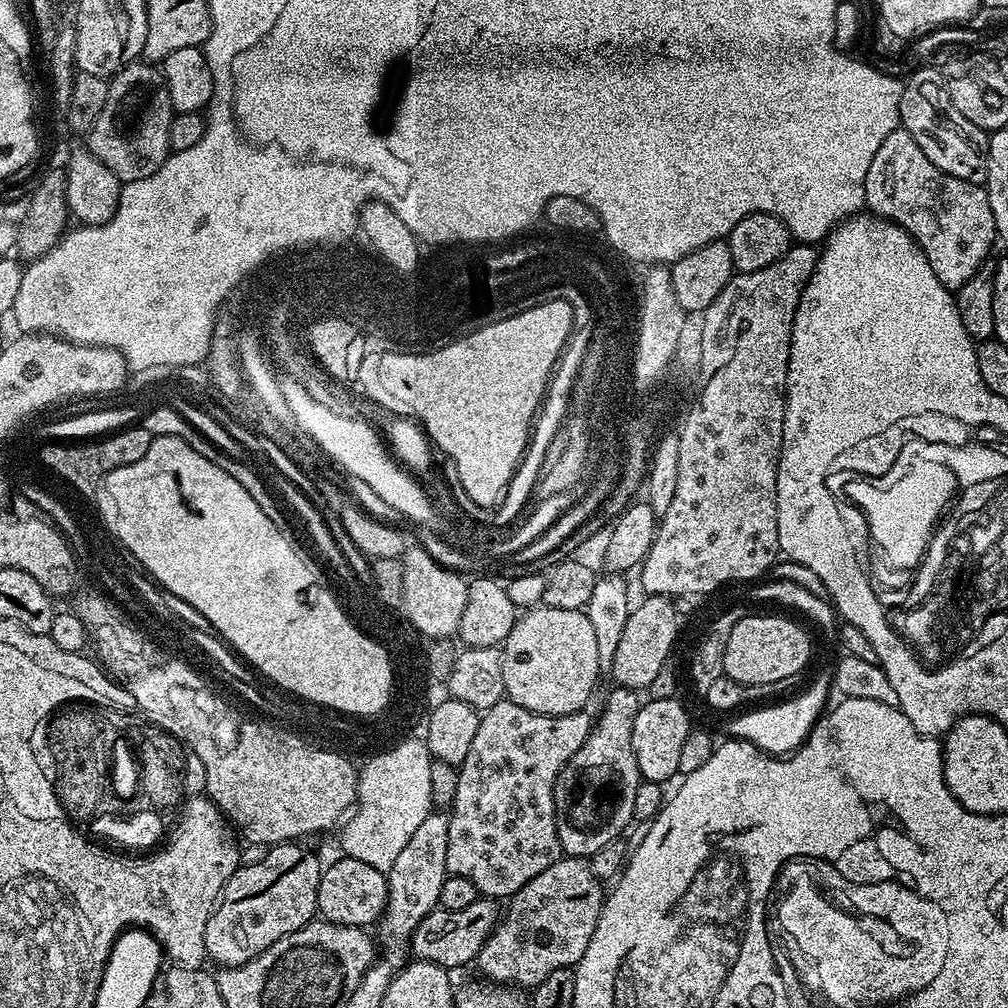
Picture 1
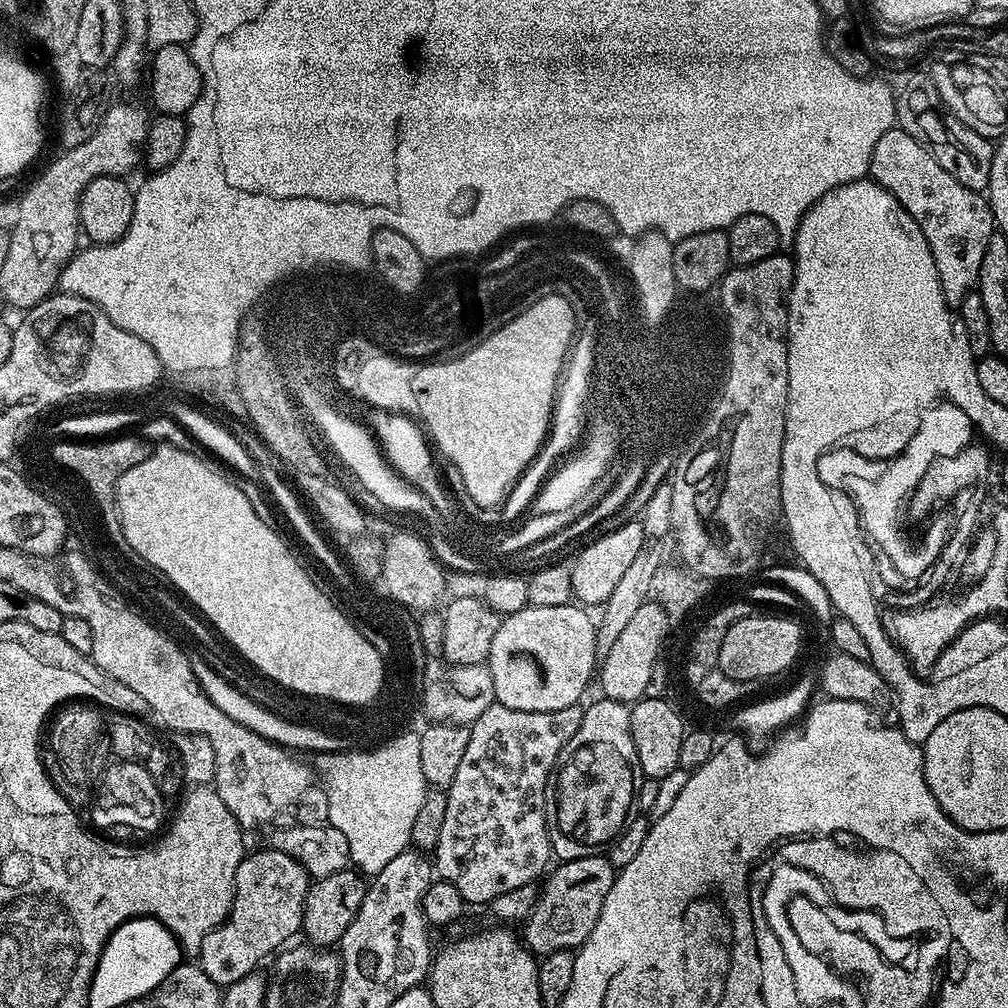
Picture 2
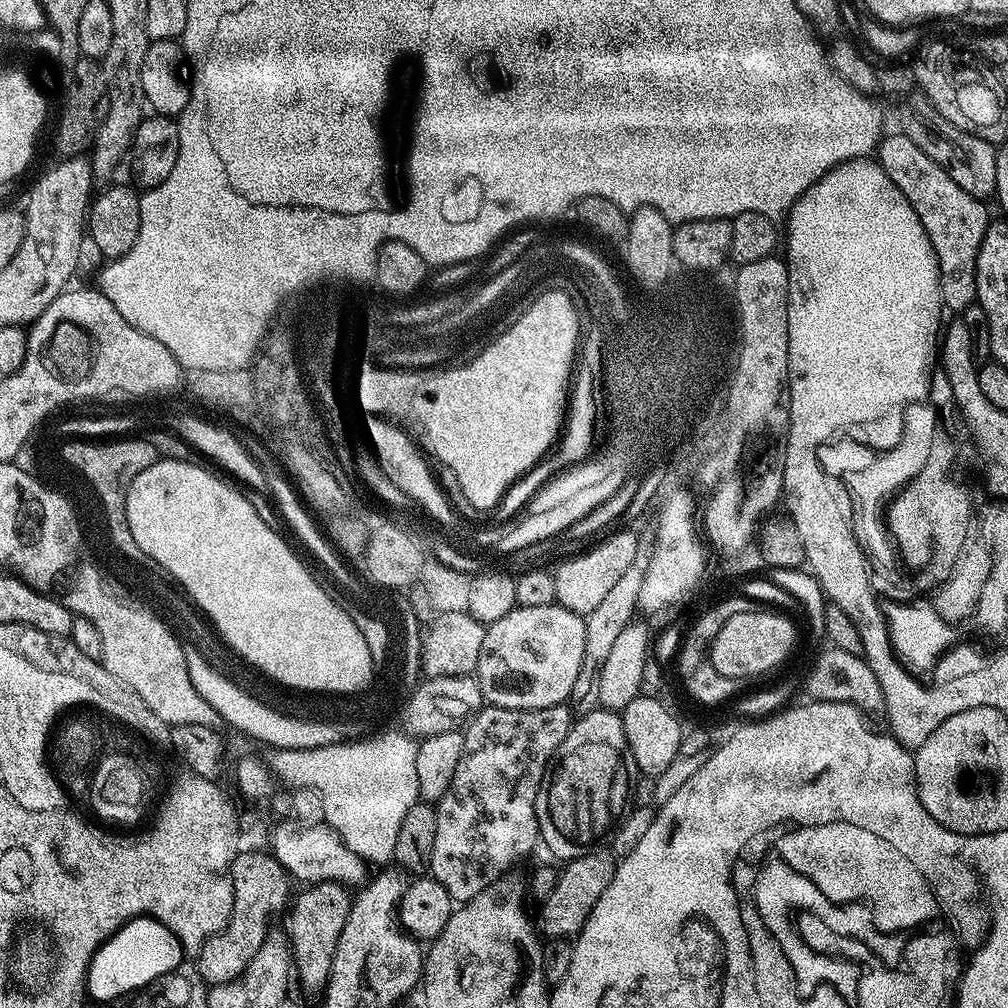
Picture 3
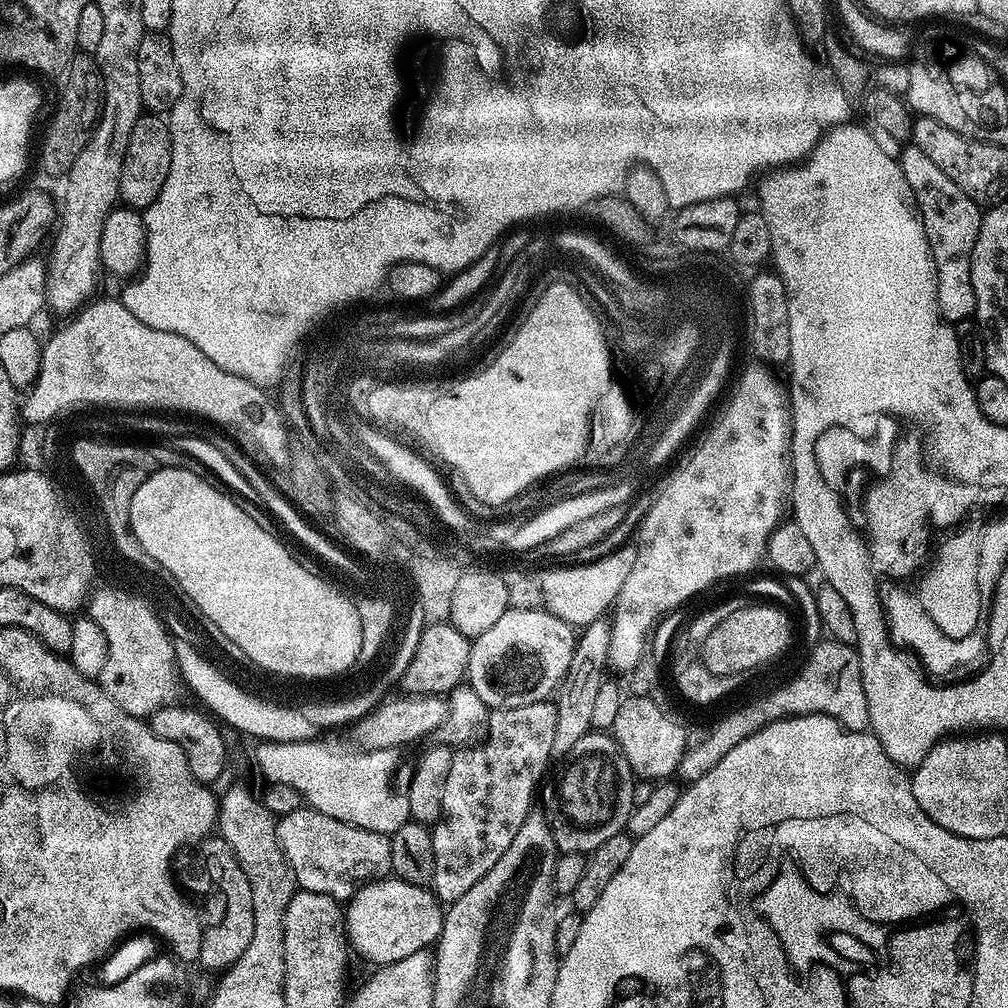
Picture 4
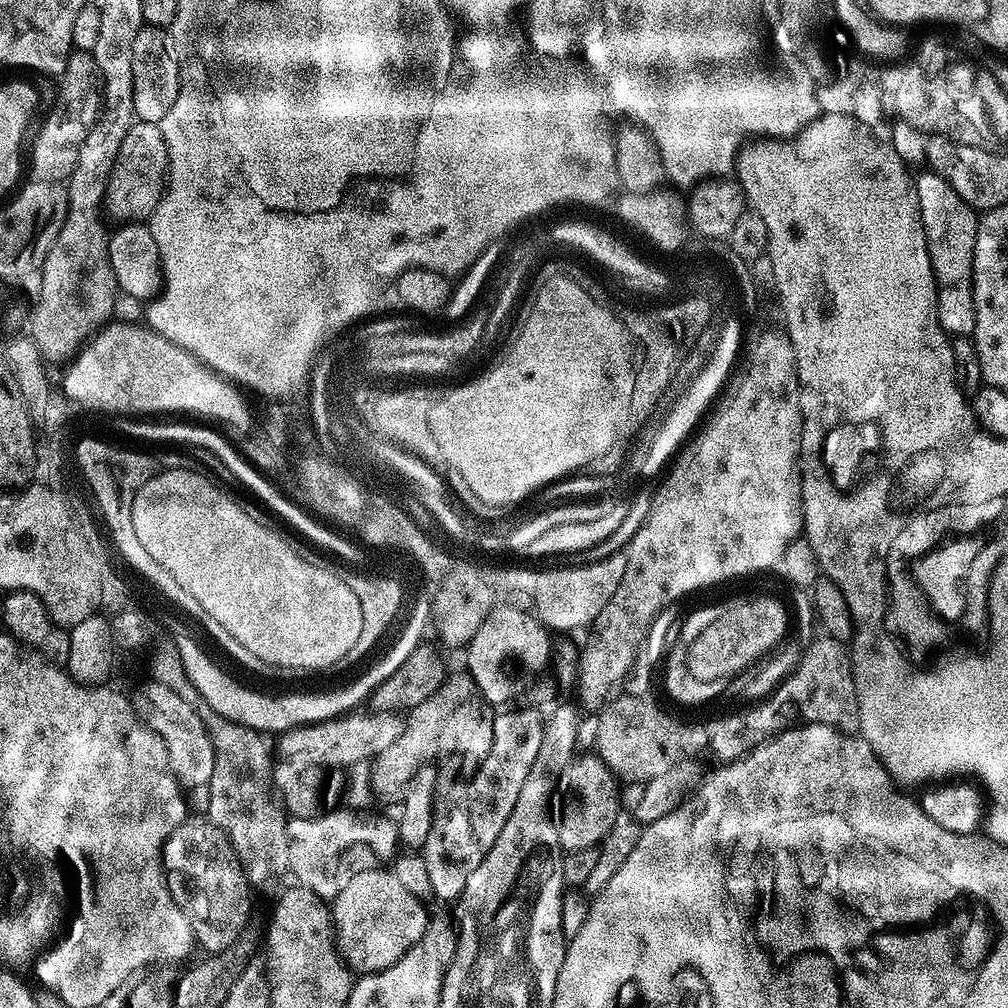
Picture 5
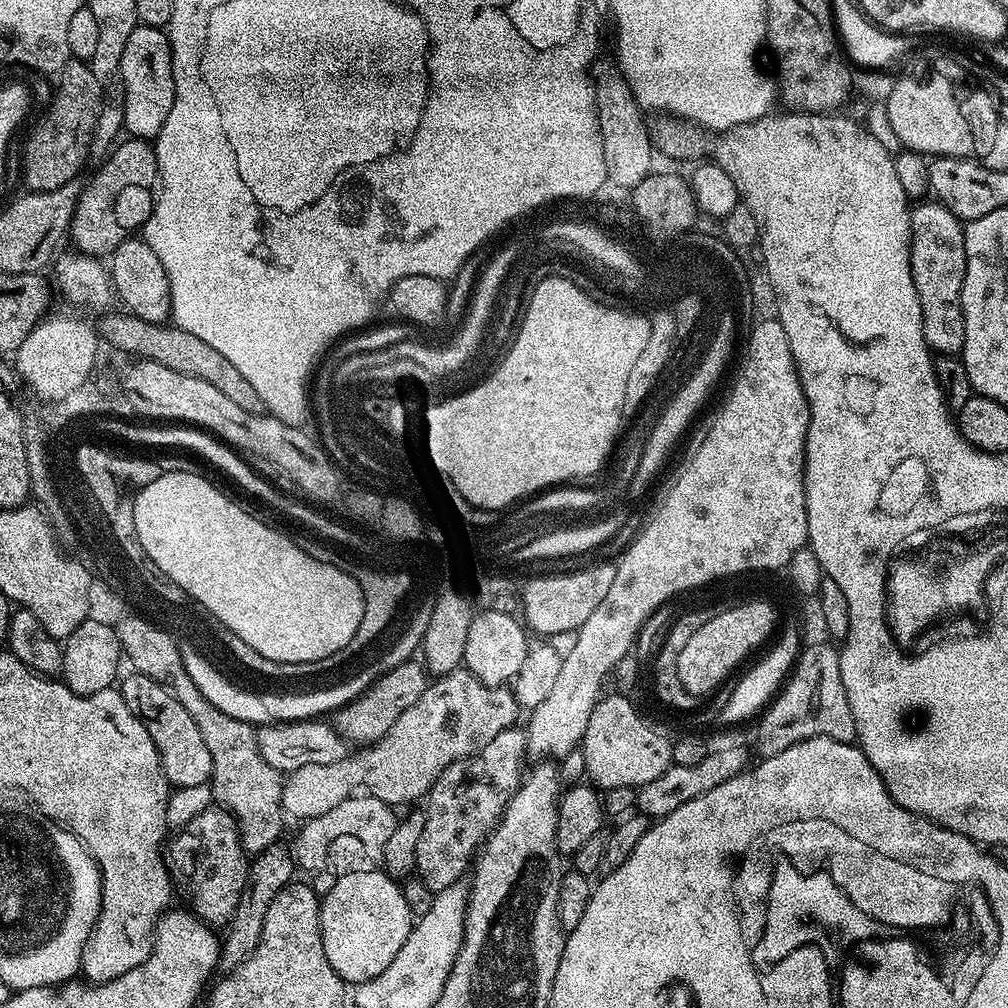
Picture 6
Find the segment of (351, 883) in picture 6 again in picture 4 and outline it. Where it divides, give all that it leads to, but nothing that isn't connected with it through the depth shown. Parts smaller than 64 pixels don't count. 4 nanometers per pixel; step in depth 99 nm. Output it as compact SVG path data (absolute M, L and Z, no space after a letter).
M399 878L373 880L360 886L346 904L346 936L351 947L356 948L364 956L369 956L378 966L398 962L402 958L410 958L410 954L431 949L440 939L440 931L444 925L445 909L431 887L422 884L411 884Z

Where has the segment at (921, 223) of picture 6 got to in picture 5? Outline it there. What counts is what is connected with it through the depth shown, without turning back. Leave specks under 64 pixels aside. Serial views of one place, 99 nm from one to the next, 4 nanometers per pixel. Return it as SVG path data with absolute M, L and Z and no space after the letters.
M924 170L920 177L915 177L914 187L936 279L936 316L945 332L953 337L971 336L976 325L976 311L972 309L972 262L978 213L937 172Z

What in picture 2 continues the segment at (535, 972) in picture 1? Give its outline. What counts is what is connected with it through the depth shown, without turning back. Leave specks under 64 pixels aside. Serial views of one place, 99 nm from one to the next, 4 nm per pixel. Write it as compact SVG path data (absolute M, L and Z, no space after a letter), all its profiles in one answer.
M607 855L587 856L577 860L565 860L547 873L539 889L532 913L523 925L522 943L537 957L554 954L554 950L575 950L590 938L590 930L598 922L602 902L610 894L610 886L616 880L617 869L612 867Z

